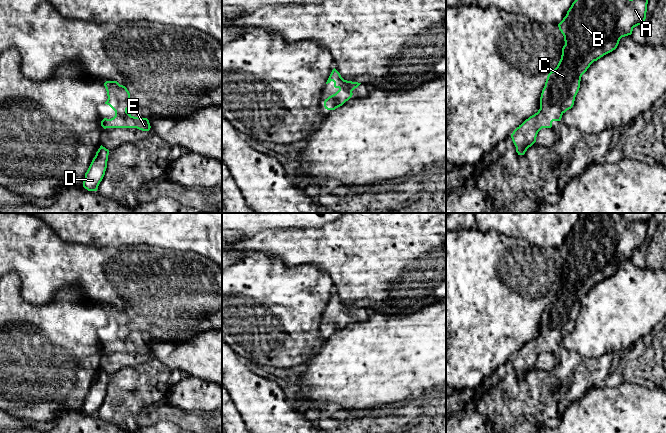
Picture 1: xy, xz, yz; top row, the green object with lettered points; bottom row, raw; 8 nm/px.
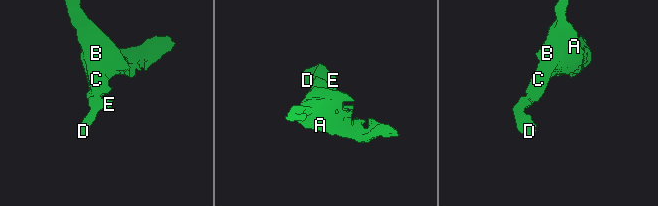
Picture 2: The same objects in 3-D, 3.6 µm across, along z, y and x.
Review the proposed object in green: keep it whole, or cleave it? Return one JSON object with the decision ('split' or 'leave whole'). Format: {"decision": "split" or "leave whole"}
{"decision": "leave whole"}

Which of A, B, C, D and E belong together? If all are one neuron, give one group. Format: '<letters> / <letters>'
A B C D E

